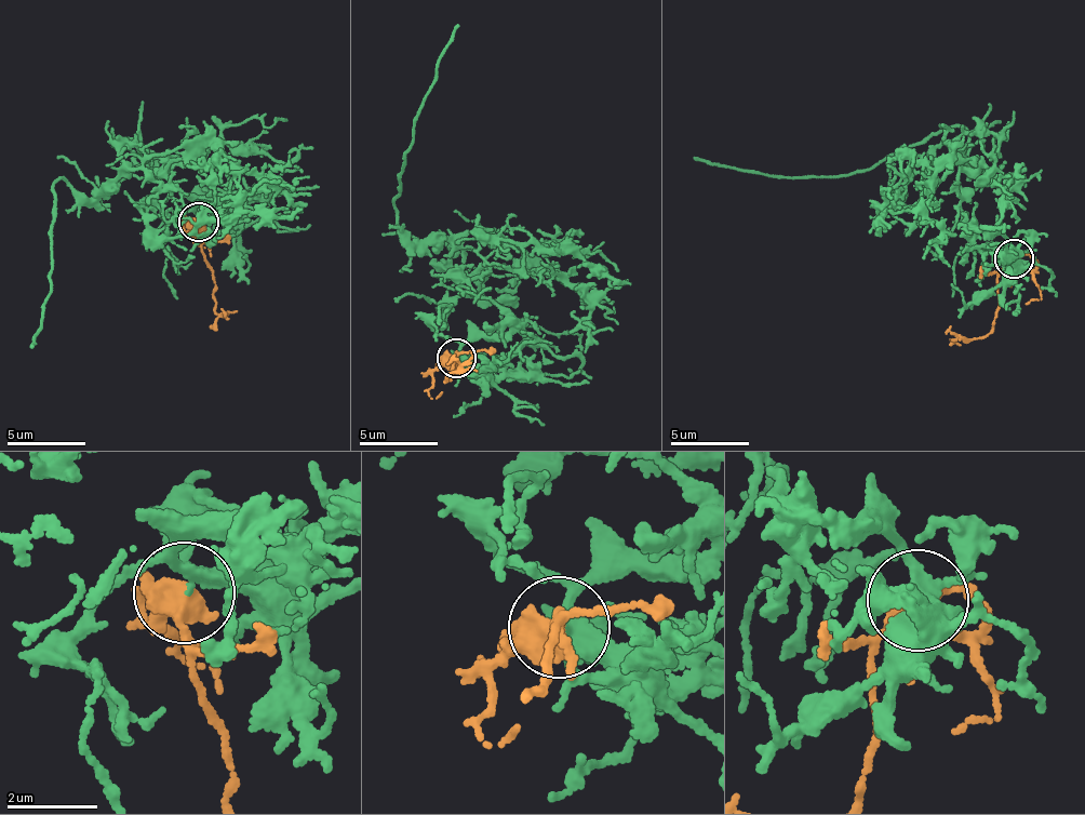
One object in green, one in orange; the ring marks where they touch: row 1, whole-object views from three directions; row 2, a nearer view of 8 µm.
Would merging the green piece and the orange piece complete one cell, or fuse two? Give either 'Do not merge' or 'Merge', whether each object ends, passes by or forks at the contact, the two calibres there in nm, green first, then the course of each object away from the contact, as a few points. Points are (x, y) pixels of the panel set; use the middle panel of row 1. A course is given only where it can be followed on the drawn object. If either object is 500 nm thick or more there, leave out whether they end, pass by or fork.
Merge. At the ring green forks. At the ring orange forks. Thickness 240 nm (green) against 440 nm. Course of green: (456, 358), (506, 326), (468, 286), (521, 253), (473, 232), (410, 236), (397, 213), (424, 94), (457, 22). Course of orange: (456, 358), (453, 374), (446, 382), (460, 364), (446, 365)

